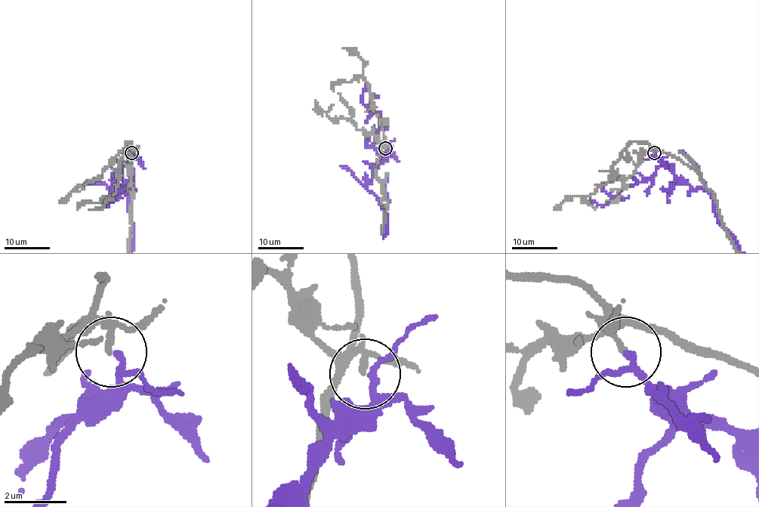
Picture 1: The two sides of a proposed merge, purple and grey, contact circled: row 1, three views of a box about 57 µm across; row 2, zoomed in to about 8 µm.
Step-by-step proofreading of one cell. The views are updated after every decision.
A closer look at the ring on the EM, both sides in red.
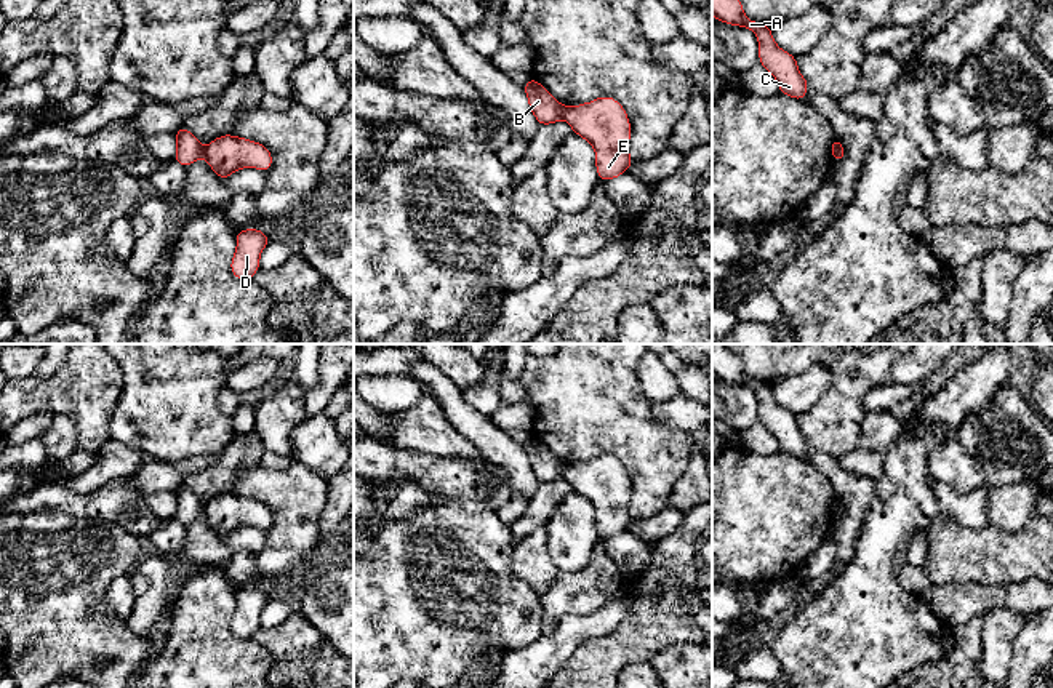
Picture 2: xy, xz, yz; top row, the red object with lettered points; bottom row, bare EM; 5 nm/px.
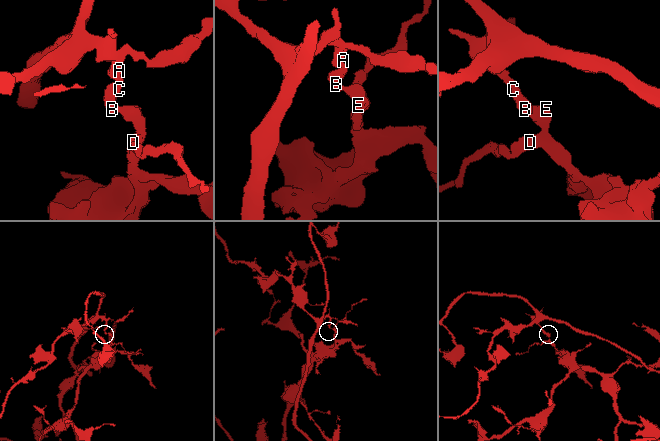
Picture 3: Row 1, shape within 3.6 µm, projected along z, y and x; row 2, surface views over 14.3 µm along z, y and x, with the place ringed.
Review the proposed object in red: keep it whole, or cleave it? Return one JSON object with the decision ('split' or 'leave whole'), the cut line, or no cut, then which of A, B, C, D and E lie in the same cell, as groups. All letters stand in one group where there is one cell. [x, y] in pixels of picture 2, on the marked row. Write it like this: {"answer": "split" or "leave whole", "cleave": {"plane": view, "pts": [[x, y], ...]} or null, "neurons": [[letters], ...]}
{"answer": "split", "cleave": {"plane": "xz", "pts": [[565, 108], [560, 117]]}, "neurons": [["A", "B", "C"], ["D", "E"]]}

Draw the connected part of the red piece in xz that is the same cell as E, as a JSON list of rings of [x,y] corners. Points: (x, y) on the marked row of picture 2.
[[[615,98],[568,106],[562,118],[594,147],[599,179],[610,181],[629,171],[634,162],[629,155],[631,122]]]

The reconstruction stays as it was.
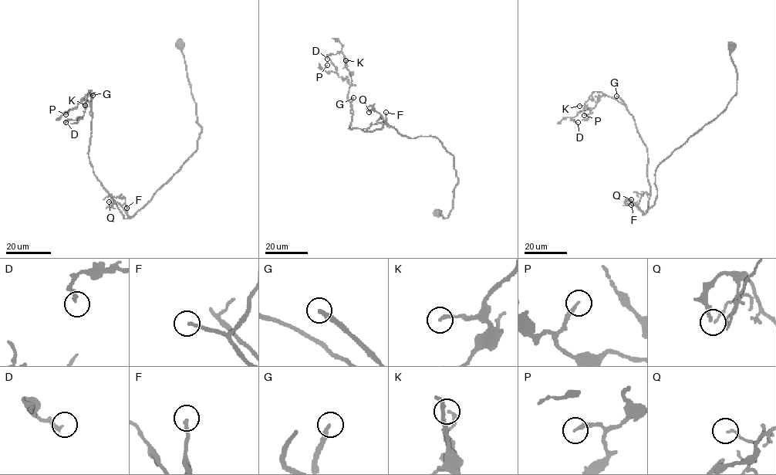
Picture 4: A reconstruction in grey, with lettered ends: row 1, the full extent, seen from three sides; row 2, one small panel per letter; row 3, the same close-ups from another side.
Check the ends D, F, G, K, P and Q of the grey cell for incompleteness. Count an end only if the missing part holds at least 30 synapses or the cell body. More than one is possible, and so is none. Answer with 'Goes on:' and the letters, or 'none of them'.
Goes on: F, G

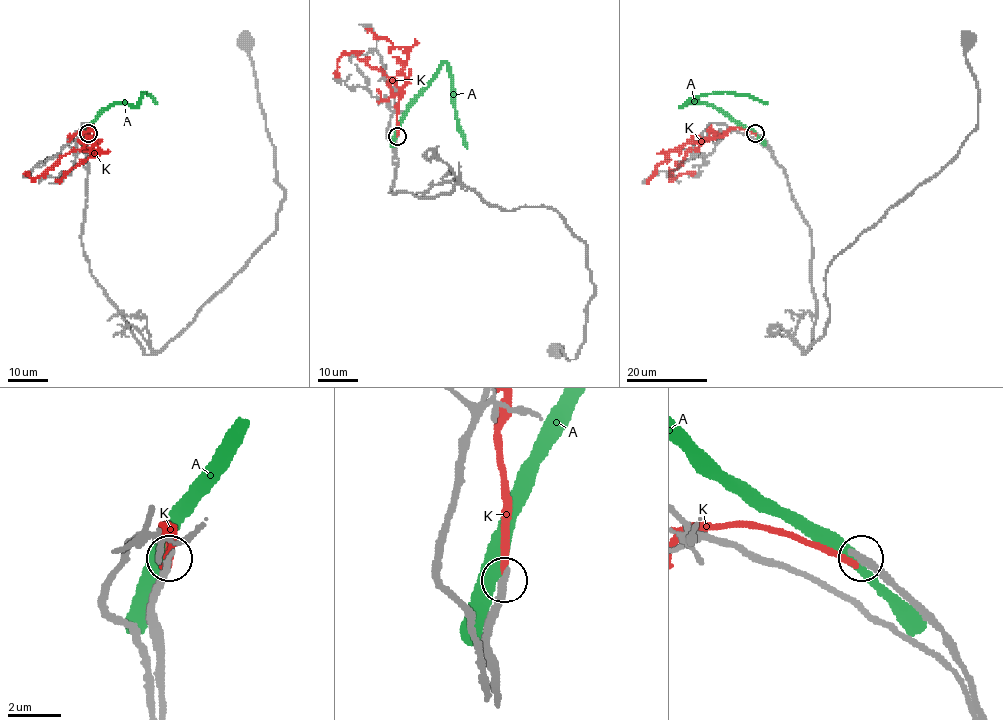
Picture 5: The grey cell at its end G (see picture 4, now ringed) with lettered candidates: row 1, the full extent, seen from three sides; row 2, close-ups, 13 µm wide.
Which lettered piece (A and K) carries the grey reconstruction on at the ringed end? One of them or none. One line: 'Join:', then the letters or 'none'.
Join: none

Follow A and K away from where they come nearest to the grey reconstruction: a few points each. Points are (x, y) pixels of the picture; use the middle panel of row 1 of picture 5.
A: (397, 136), (400, 119), (445, 62), (452, 84), (457, 130), (467, 148)
K: (397, 135), (401, 93), (388, 76), (351, 52), (340, 56), (337, 61), (338, 77)

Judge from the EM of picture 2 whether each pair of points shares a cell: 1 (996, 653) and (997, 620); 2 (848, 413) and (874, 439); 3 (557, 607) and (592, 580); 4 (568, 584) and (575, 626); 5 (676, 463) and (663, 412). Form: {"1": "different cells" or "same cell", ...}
{"1": "same cell", "2": "different cells", "3": "same cell", "4": "different cells", "5": "different cells"}

